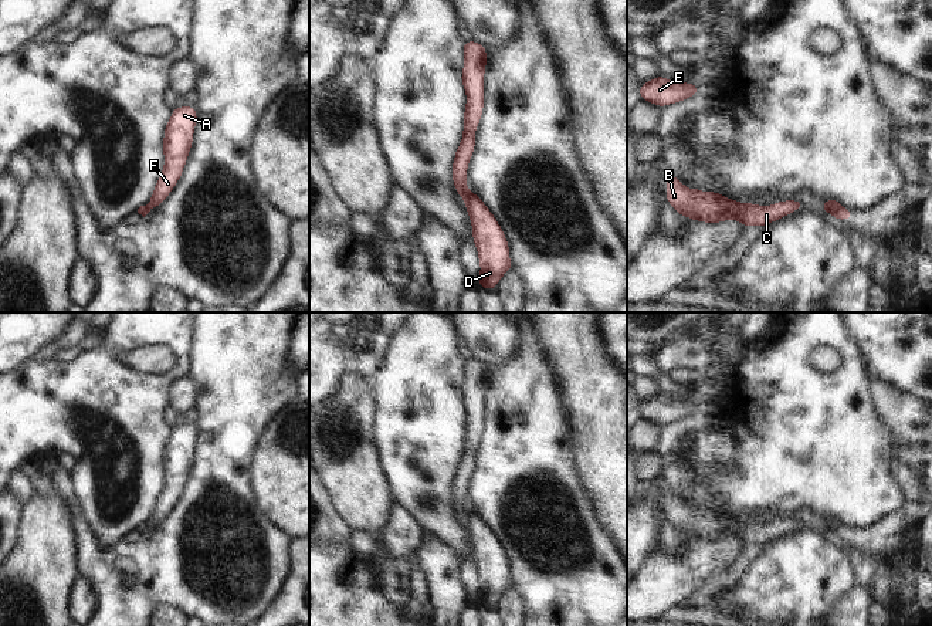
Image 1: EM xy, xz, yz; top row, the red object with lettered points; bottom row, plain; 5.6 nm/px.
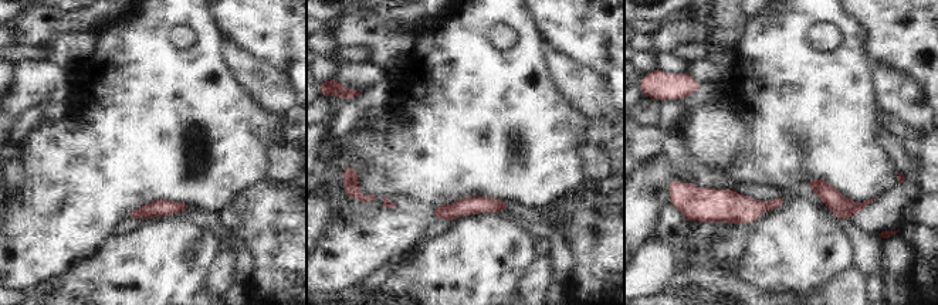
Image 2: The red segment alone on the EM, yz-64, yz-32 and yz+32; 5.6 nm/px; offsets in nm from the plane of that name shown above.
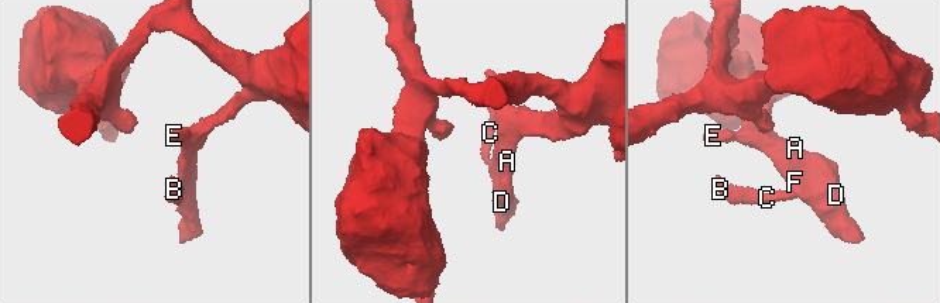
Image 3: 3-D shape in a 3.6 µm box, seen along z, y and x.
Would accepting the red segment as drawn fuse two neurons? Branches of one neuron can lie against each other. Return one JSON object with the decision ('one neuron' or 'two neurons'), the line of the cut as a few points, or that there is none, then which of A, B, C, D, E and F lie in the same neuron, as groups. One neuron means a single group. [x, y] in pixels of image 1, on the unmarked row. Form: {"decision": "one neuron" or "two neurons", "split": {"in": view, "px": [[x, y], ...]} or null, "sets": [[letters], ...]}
{"decision": "two neurons", "split": {"in": "xz", "px": [[468, 508], [464, 515]]}, "sets": [["A", "D", "E", "F"], ["B", "C"]]}

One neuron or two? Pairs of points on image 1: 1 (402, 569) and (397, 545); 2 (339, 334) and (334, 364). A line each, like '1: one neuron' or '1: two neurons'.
1: two neurons
2: one neuron

